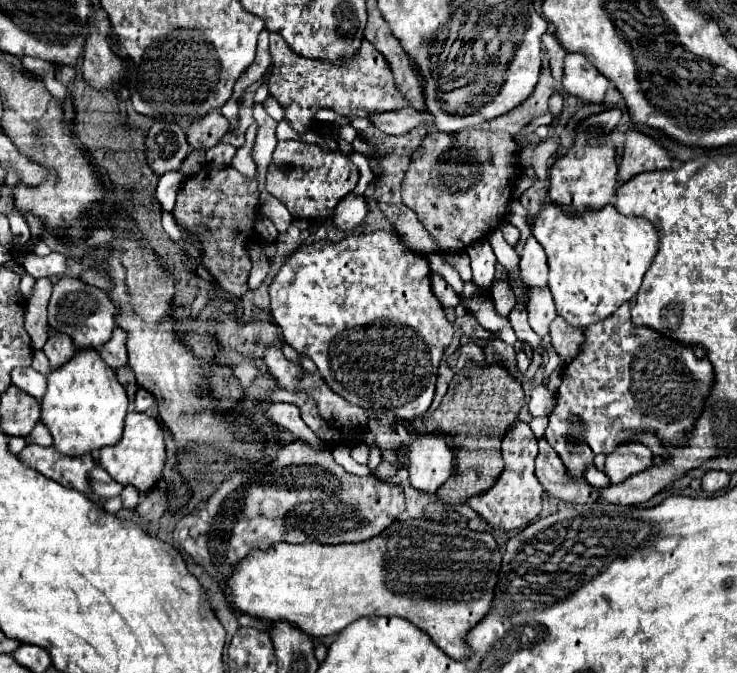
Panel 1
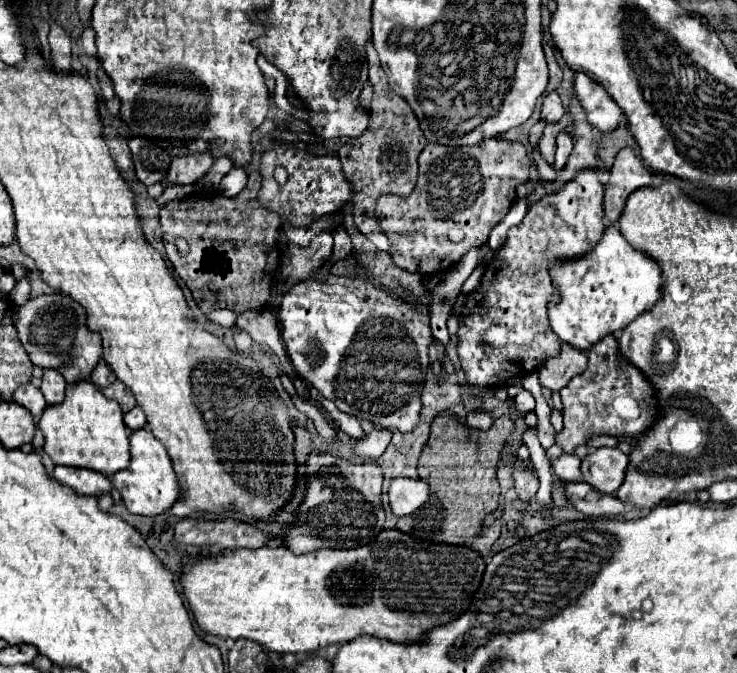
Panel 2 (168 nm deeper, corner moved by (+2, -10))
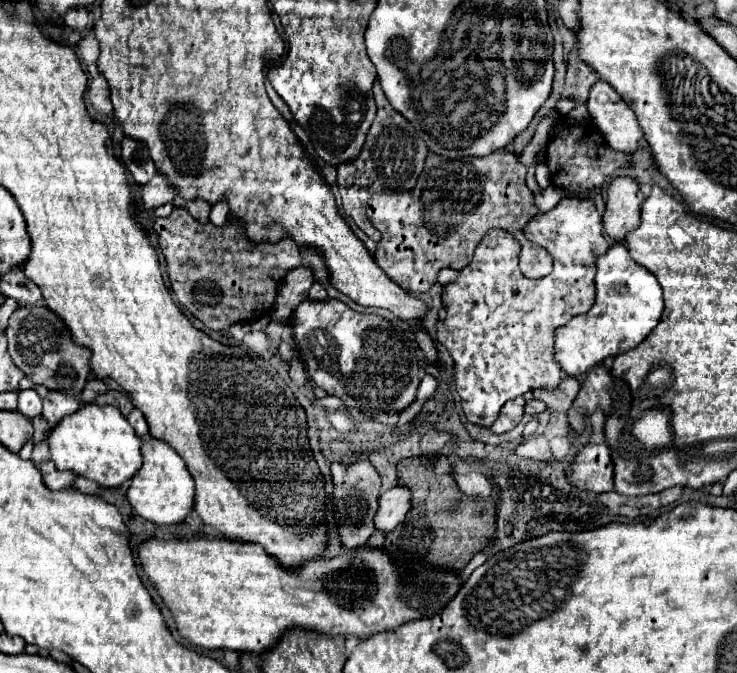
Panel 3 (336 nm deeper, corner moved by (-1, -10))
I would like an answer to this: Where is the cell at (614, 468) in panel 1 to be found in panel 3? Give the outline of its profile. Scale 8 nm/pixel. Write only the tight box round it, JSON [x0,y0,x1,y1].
[566,444,614,492]

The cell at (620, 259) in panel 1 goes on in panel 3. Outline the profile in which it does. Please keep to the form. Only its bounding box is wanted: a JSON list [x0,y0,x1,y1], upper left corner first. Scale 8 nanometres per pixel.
[556,244,664,378]

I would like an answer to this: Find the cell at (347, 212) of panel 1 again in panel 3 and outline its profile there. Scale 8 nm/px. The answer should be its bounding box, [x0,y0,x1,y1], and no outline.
[272,266,312,324]

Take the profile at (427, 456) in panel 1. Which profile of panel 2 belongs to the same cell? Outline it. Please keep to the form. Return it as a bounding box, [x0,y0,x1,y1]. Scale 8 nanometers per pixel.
[389,478,429,516]

